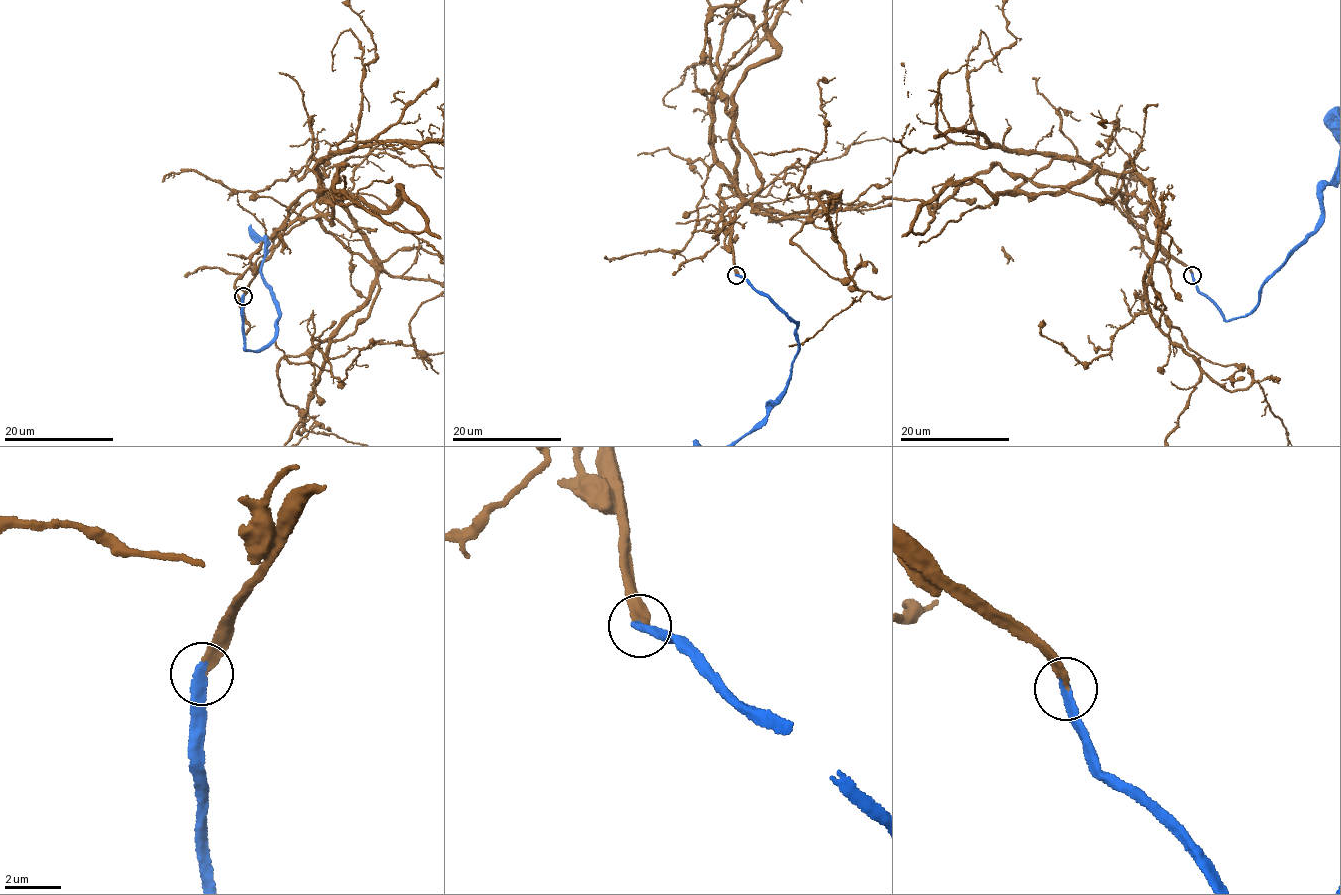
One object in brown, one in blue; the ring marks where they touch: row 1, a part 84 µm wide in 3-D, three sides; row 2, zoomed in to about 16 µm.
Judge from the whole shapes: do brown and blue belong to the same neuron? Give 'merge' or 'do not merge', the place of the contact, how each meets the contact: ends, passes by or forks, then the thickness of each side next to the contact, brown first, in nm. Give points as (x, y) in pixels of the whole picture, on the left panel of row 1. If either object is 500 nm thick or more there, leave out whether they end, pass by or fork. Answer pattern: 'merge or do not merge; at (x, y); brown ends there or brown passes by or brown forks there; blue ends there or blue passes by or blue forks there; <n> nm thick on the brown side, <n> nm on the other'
merge; at (243, 296); brown ends there; blue ends there; 280 nm thick on the brown side, 380 nm on the other

